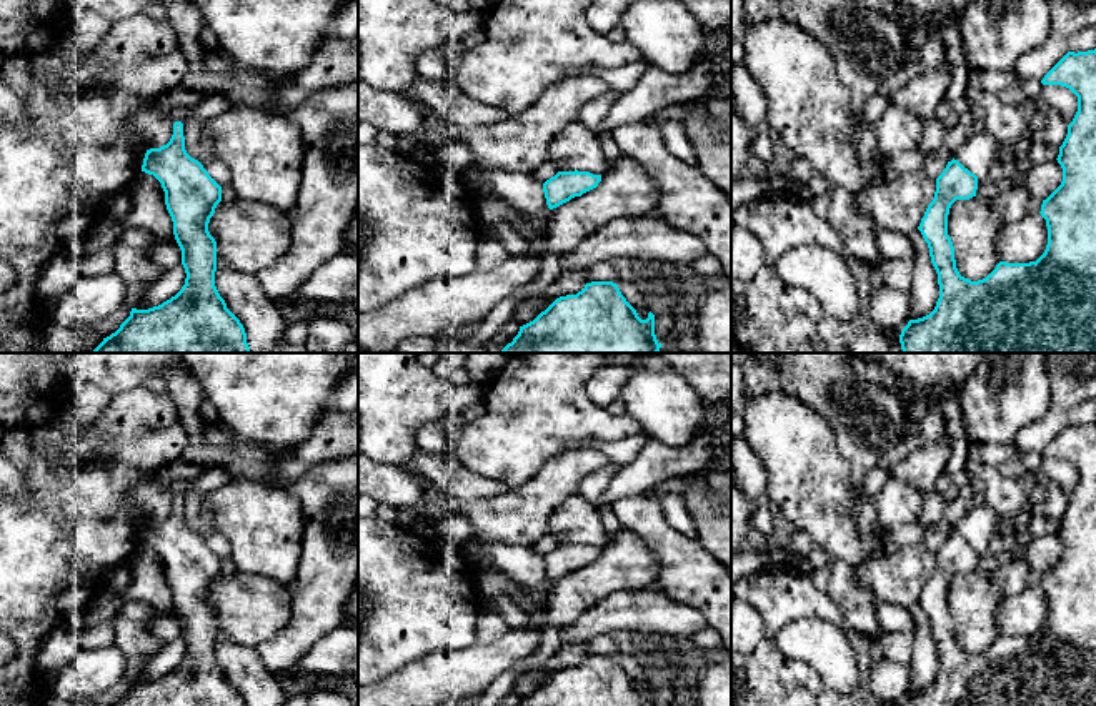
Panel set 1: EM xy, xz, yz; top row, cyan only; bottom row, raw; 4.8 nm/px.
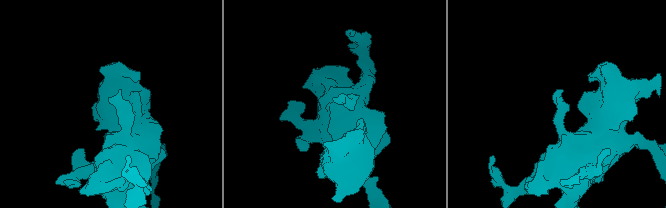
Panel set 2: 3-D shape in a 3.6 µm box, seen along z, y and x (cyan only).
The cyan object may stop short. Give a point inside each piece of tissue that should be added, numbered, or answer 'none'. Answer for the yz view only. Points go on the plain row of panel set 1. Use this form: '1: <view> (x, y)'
none

